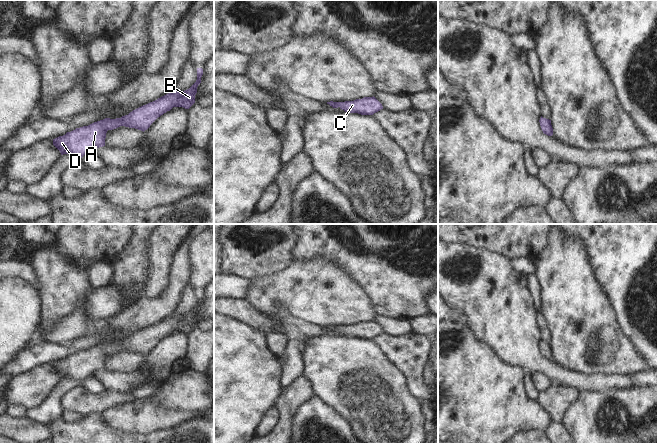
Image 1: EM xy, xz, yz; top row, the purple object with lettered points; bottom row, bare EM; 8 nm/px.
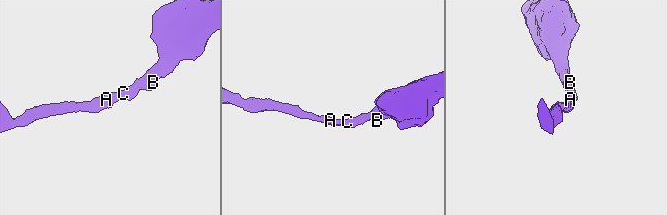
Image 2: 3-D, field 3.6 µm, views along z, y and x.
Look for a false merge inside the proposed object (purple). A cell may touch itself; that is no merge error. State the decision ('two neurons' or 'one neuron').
one neuron

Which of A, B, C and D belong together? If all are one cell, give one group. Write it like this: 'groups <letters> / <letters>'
groups A B C D

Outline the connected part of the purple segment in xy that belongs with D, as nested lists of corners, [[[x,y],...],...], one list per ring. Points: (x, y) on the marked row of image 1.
[[[197,68],[197,80],[189,89],[185,91],[172,89],[168,94],[133,110],[121,118],[105,118],[88,126],[76,128],[53,139],[53,145],[60,151],[61,155],[69,154],[82,158],[96,148],[105,146],[108,130],[125,126],[144,132],[158,117],[170,111],[173,107],[189,109],[195,103],[195,95],[197,87],[201,83],[202,75],[203,69]]]

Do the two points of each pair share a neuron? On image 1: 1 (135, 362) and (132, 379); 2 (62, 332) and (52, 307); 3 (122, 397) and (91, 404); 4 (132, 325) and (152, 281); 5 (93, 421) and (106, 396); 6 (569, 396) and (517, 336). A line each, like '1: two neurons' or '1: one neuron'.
1: two neurons
2: two neurons
3: one neuron
4: two neurons
5: two neurons
6: two neurons

